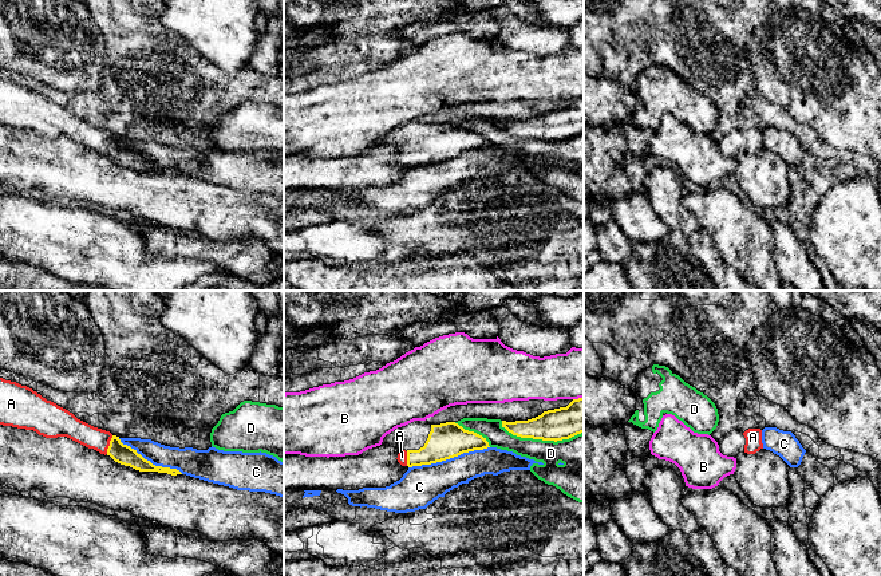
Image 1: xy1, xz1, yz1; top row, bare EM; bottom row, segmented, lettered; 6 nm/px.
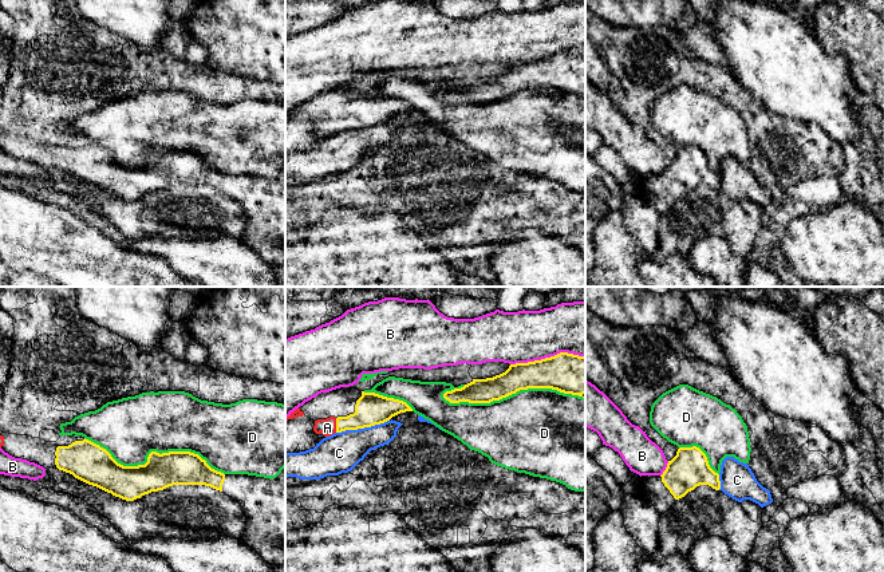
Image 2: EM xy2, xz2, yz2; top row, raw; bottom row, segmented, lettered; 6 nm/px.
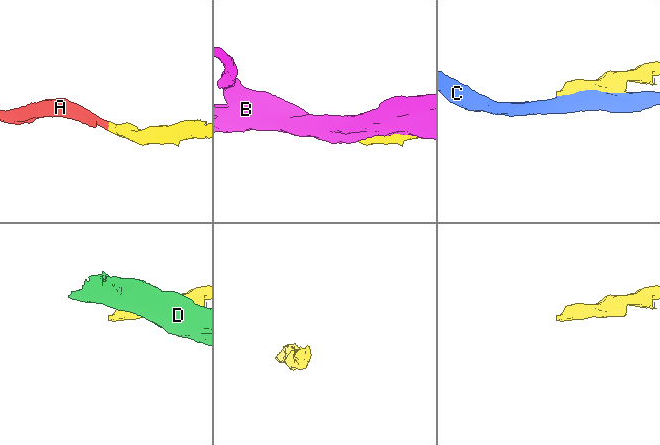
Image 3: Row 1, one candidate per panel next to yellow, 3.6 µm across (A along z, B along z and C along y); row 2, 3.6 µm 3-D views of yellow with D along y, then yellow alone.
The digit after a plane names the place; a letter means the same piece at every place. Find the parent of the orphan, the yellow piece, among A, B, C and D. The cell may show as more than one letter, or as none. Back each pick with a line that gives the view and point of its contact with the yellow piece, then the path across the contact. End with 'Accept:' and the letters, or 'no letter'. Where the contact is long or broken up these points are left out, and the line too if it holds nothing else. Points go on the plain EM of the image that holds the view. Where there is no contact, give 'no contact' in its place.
A: xy1 (110, 145) | across xy1 (123, 154), (110, 145), (91, 137)
Accept: A

